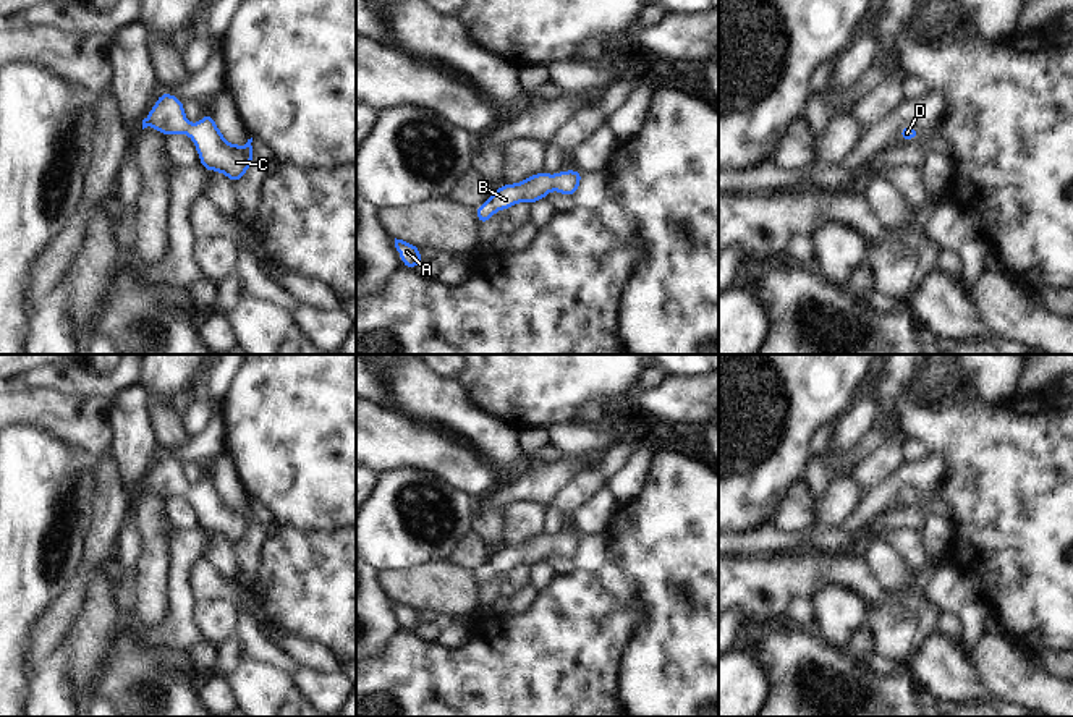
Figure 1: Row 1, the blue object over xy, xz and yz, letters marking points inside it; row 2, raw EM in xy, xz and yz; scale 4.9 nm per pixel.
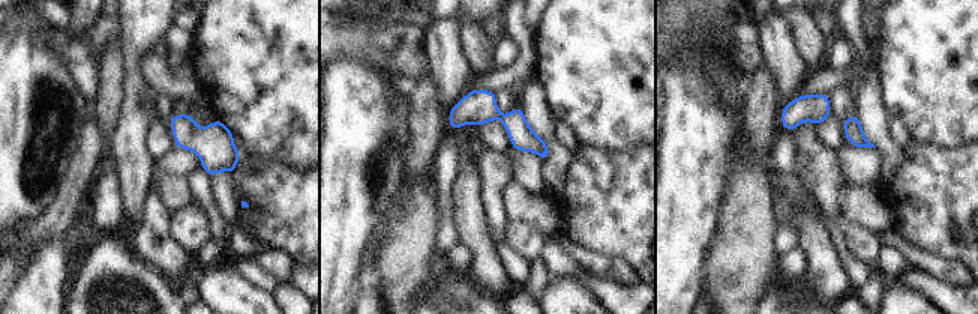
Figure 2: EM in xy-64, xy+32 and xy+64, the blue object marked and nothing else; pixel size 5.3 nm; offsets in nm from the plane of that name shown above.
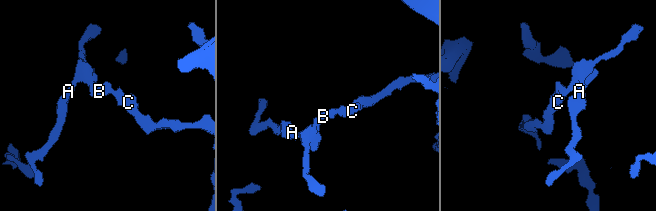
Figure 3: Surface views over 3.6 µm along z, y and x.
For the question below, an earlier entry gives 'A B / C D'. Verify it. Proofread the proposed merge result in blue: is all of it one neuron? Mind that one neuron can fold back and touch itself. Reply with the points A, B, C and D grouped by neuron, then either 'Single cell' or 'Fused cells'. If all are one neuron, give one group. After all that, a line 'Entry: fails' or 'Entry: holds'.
Groups: A B C D. Single cell.
Entry: fails

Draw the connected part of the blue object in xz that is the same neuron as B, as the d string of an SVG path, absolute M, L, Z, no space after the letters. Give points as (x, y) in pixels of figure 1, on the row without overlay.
M560 532L555 539L549 534L537 534L518 545L505 545L481 568L474 570L477 584L484 589L497 573L508 573L511 568L534 566L549 558L552 552L575 560L583 541L583 532Z

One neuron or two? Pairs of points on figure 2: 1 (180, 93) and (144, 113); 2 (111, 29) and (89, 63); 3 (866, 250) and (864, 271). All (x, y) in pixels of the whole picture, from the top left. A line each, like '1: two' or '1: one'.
1: two
2: one
3: two

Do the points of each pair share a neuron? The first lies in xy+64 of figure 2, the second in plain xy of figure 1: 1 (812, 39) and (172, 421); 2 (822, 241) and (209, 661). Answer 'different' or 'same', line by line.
1: same
2: different

